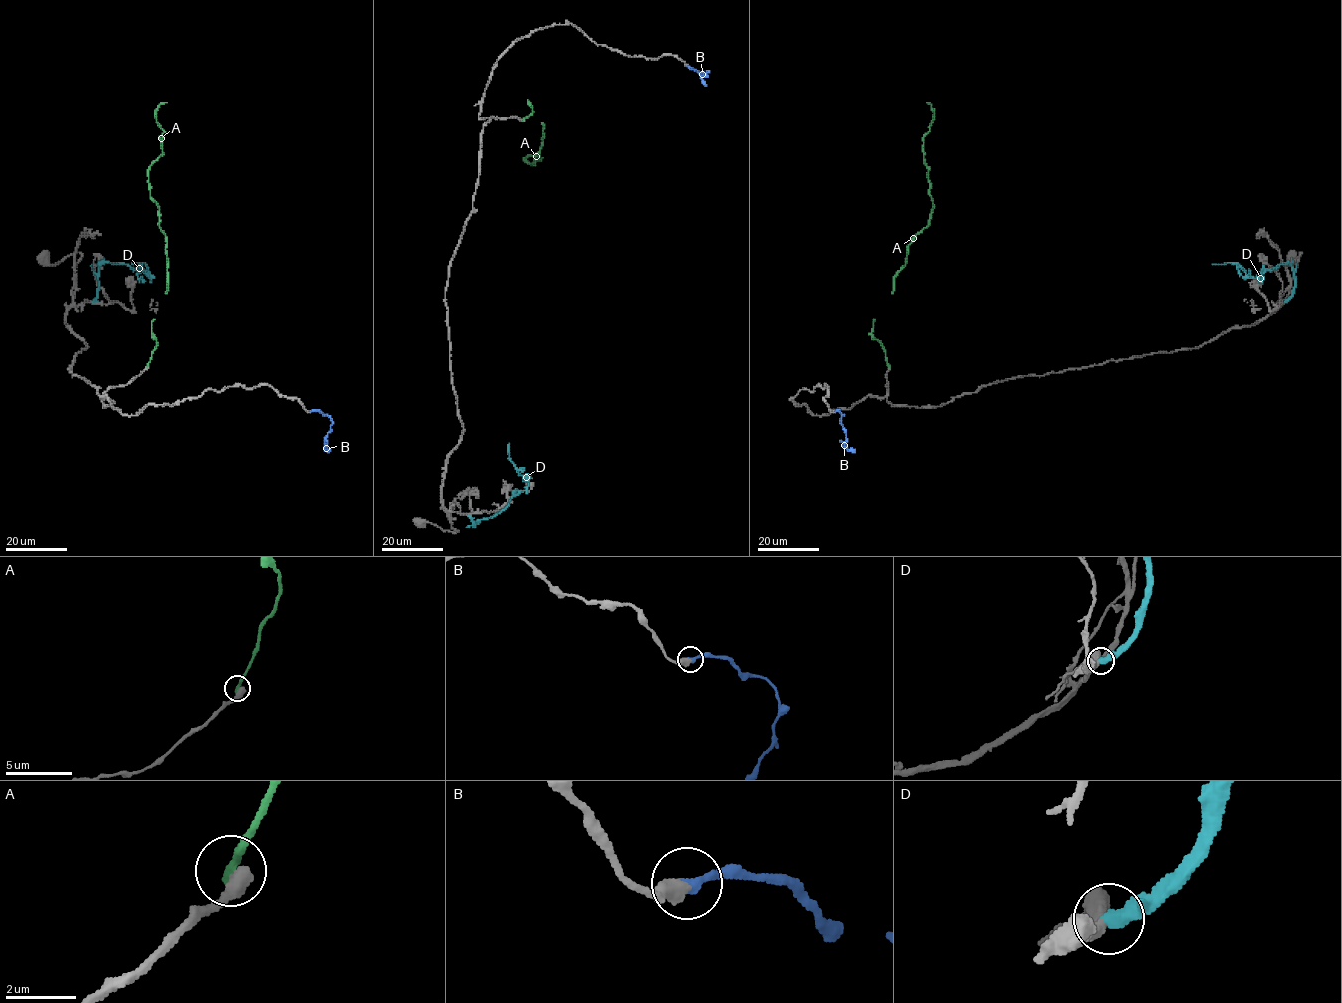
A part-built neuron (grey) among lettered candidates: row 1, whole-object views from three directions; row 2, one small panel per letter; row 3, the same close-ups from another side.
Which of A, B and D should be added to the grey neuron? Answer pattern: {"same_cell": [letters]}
{"same_cell": ["B"]}

